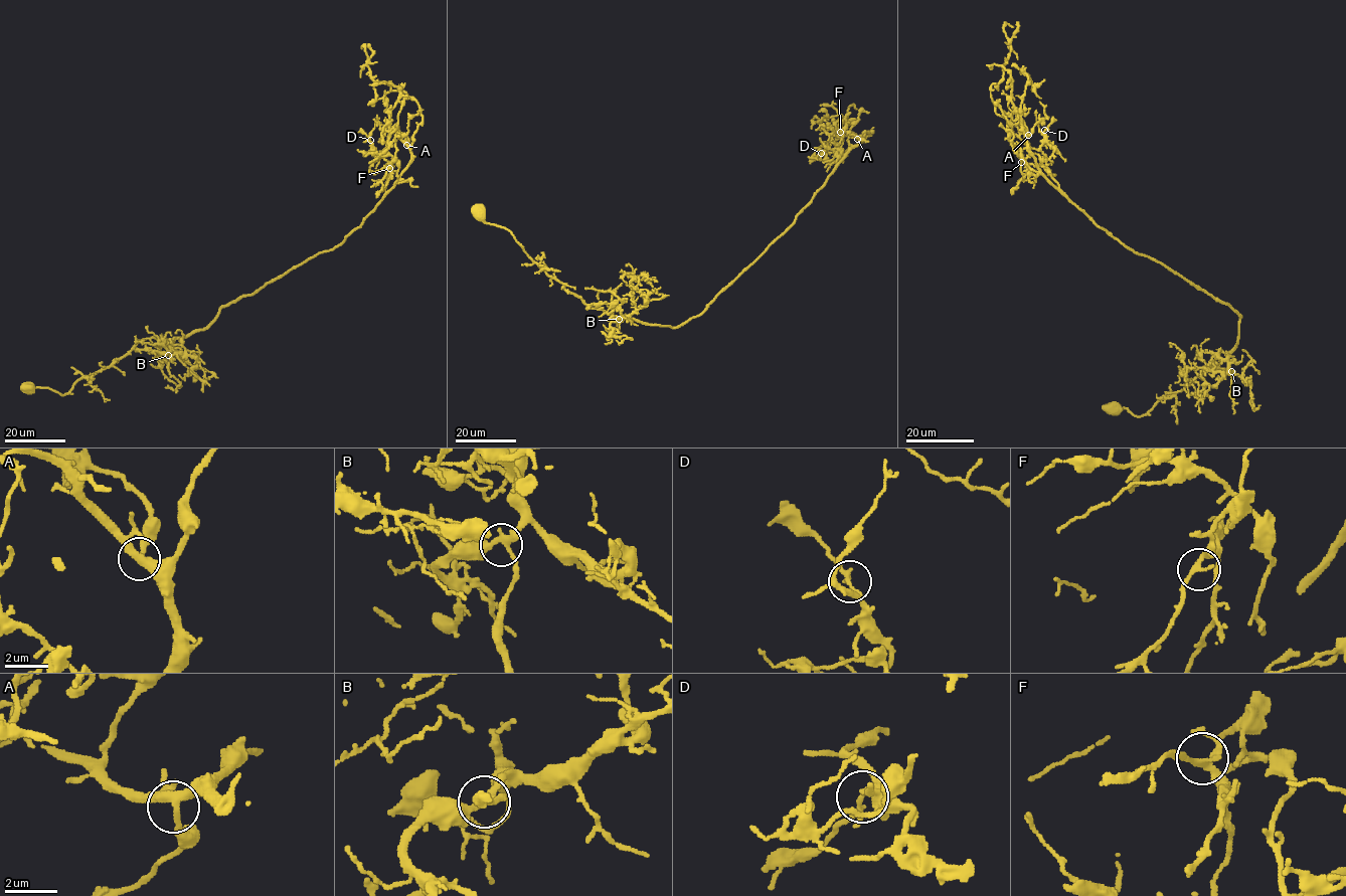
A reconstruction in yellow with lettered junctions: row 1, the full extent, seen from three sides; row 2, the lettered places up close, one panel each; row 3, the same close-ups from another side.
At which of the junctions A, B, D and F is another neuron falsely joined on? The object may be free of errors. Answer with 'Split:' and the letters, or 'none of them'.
Split: D

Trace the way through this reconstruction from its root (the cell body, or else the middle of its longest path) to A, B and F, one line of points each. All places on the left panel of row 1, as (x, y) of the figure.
A: (27, 389), (65, 395), (143, 339), (203, 330), (222, 307), (338, 245), (399, 177), (410, 159), (406, 145)
B: (27, 389), (47, 387), (65, 395), (77, 380), (107, 368), (146, 338), (168, 341), (171, 348), (168, 355)
F: (27, 389), (65, 395), (143, 339), (203, 330), (222, 307), (338, 245), (381, 200), (389, 168)

